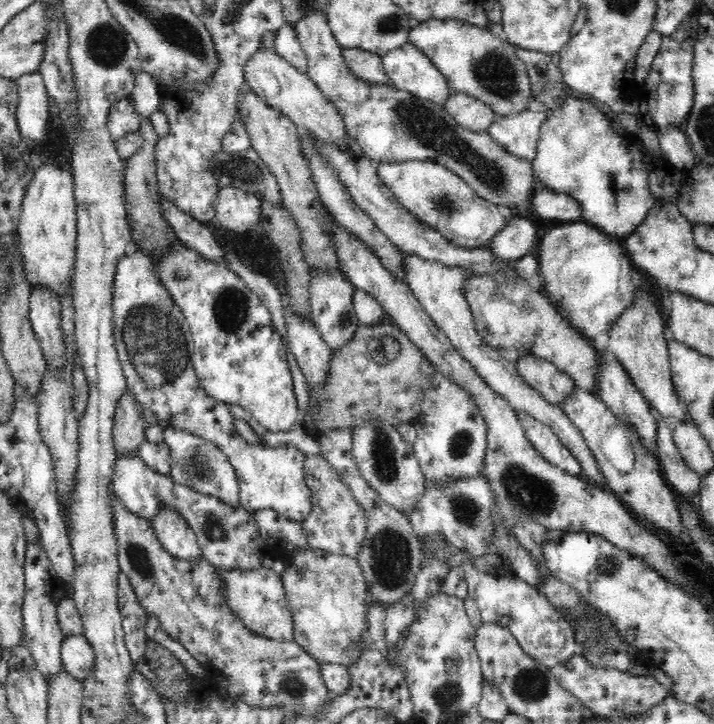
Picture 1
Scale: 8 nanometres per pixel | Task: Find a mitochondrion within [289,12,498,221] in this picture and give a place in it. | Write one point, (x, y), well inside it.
(444, 203)

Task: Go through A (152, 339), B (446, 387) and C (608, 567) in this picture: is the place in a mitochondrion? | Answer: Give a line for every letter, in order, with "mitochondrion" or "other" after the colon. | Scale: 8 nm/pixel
A: mitochondrion
B: other
C: mitochondrion

